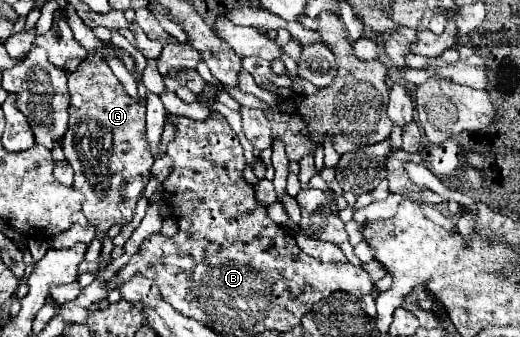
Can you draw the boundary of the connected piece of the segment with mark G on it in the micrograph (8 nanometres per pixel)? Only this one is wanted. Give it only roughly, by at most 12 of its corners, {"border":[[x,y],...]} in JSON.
{"border":[[102,56],[68,74],[62,148],[96,238],[134,218],[146,108]]}

